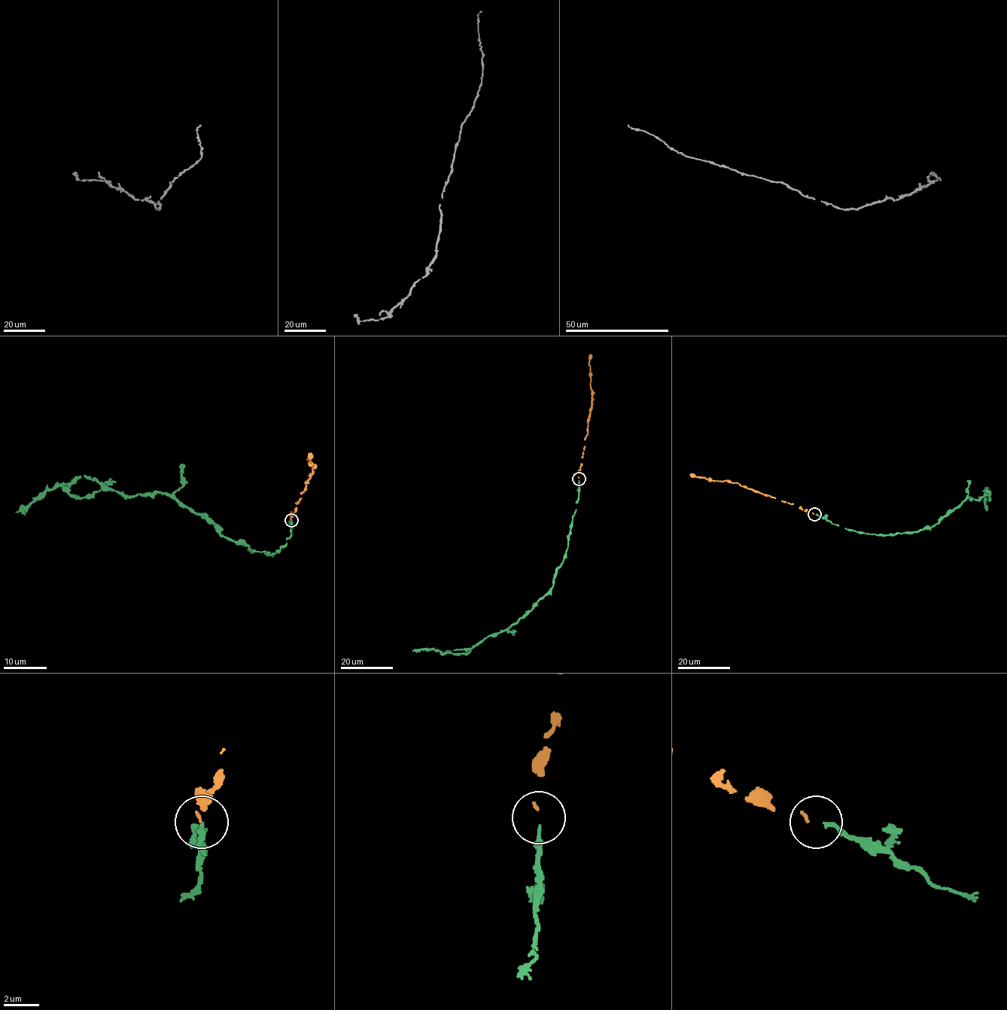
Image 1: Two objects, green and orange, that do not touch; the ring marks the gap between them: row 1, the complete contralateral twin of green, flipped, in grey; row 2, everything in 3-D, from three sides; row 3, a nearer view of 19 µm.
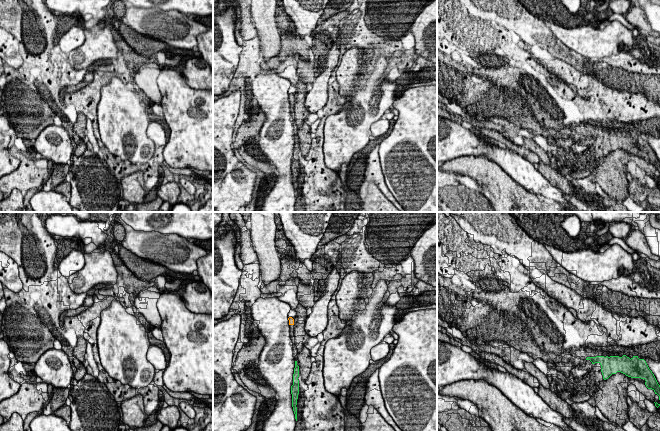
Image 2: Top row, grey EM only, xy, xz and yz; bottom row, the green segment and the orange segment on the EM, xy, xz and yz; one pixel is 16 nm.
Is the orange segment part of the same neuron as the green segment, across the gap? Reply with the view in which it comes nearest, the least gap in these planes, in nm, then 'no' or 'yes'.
nearest in xz; 600 nm apart; yes

